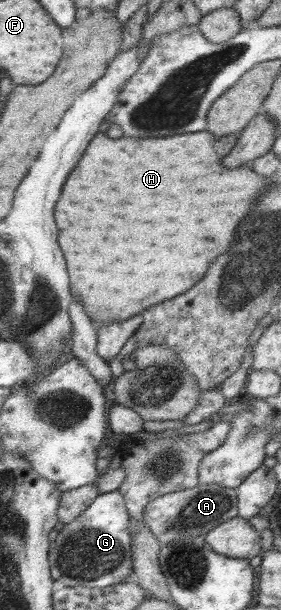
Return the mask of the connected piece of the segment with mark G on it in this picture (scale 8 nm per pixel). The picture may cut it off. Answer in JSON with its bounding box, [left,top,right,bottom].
[47,491,133,587]

